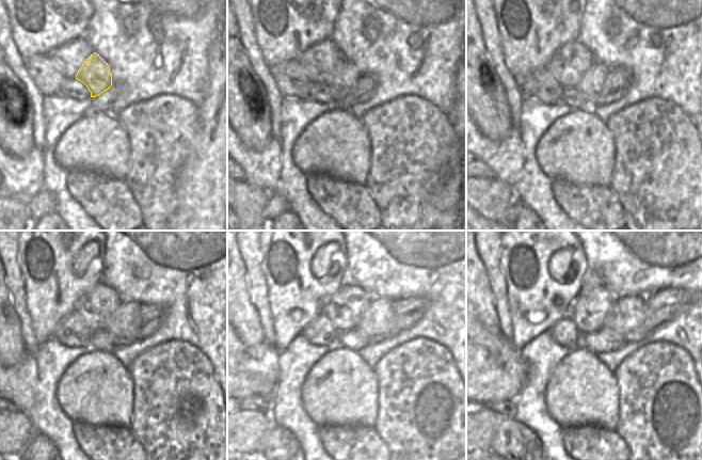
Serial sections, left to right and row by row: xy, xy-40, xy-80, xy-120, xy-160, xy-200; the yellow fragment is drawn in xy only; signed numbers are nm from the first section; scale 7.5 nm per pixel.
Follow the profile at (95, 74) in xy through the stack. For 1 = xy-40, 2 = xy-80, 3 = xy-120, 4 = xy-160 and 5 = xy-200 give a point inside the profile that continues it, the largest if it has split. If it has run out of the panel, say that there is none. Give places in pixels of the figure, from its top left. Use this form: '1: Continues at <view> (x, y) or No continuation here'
1: Continues at xy-40 (346, 77)
2: Continues at xy-80 (596, 76)
3: Continues at xy-120 (128, 314)
4: Continues at xy-160 (380, 324)
5: Continues at xy-200 (624, 322)

